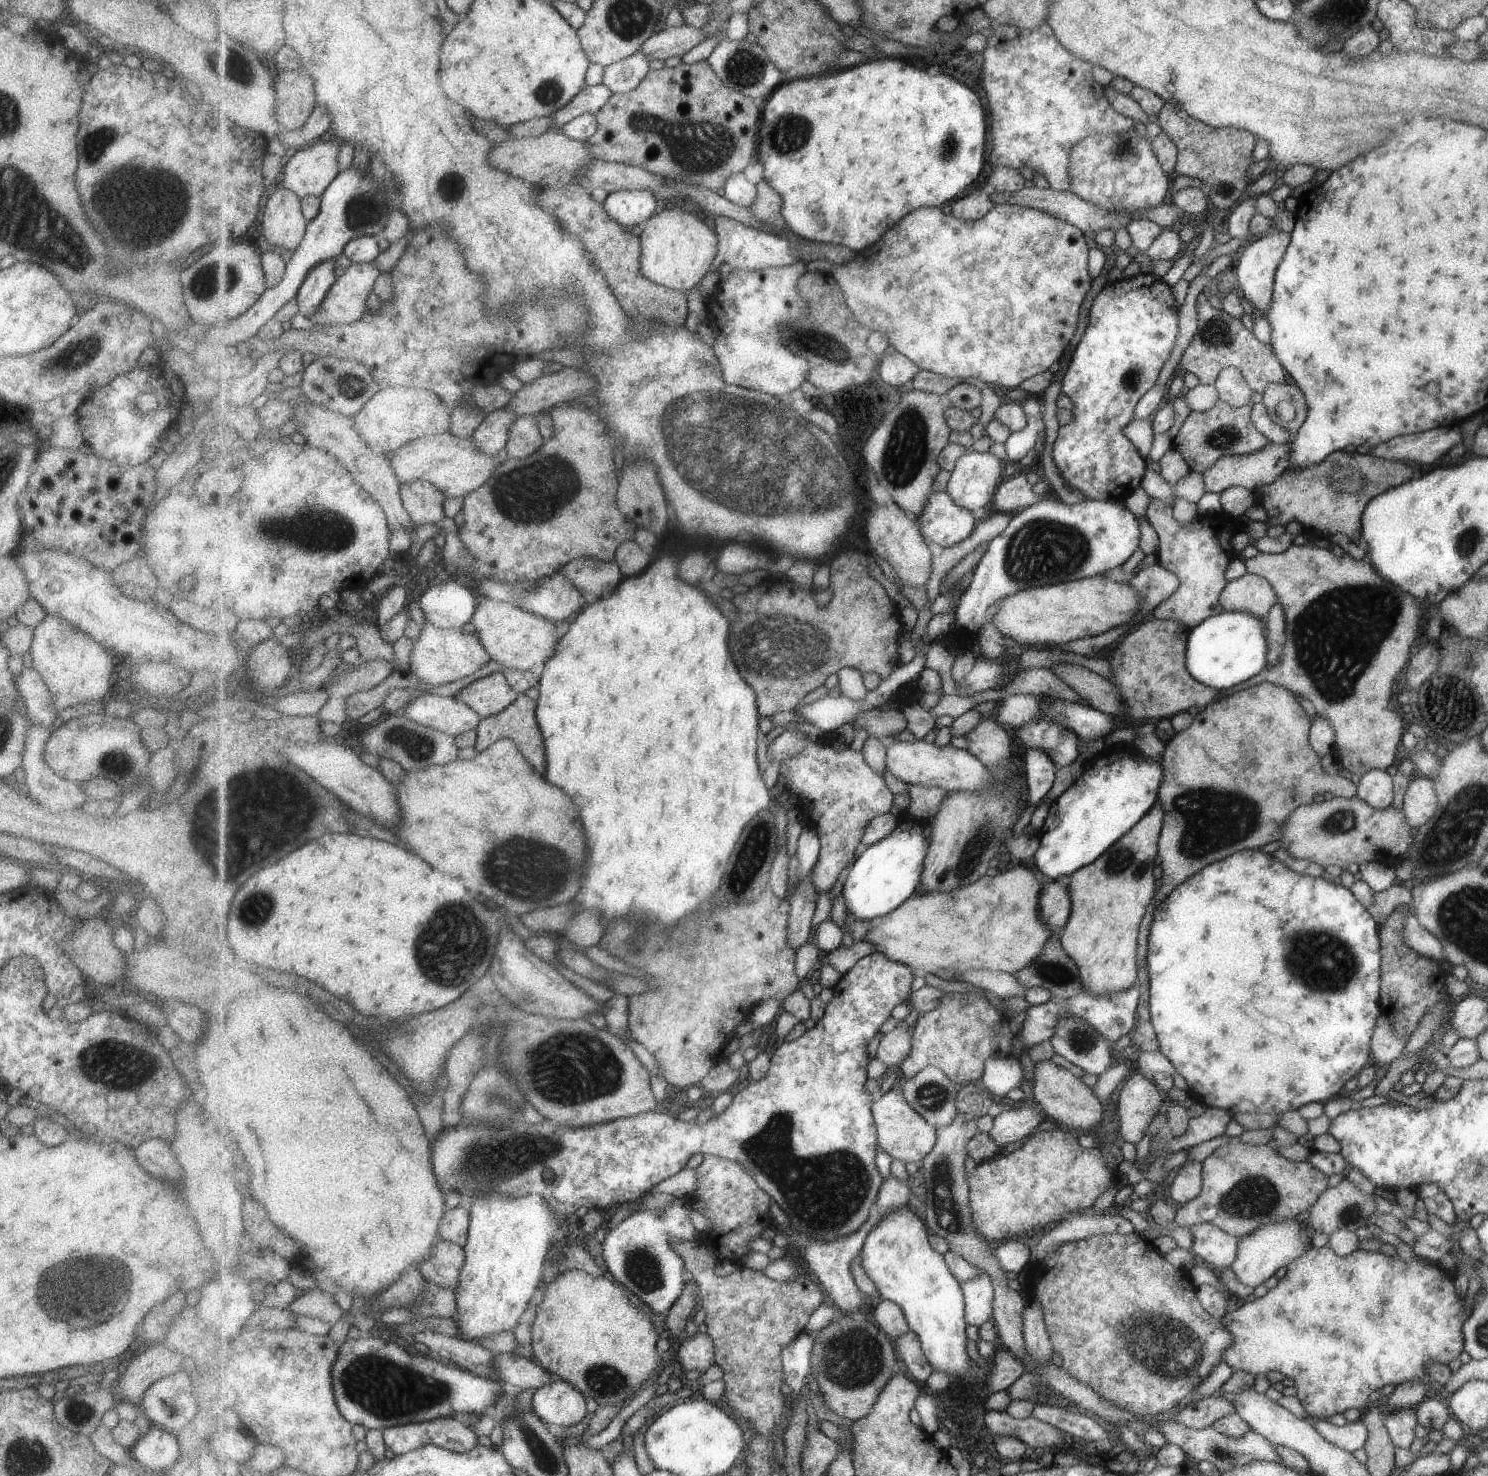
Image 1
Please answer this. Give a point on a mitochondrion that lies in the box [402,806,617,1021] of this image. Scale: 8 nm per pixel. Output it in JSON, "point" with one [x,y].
{"point":[453,942]}

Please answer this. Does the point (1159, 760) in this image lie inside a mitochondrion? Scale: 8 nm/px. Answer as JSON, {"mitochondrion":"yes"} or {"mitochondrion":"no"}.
{"mitochondrion":"no"}

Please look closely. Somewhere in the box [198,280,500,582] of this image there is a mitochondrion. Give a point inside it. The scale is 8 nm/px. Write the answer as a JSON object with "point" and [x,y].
{"point":[314,530]}

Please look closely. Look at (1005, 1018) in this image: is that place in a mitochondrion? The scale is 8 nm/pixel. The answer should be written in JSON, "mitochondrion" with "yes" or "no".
{"mitochondrion":"no"}

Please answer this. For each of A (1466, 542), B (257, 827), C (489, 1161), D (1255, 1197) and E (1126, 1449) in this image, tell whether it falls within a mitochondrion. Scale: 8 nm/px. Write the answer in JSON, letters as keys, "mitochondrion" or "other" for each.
{"A":"mitochondrion","B":"mitochondrion","C":"mitochondrion","D":"mitochondrion","E":"other"}

